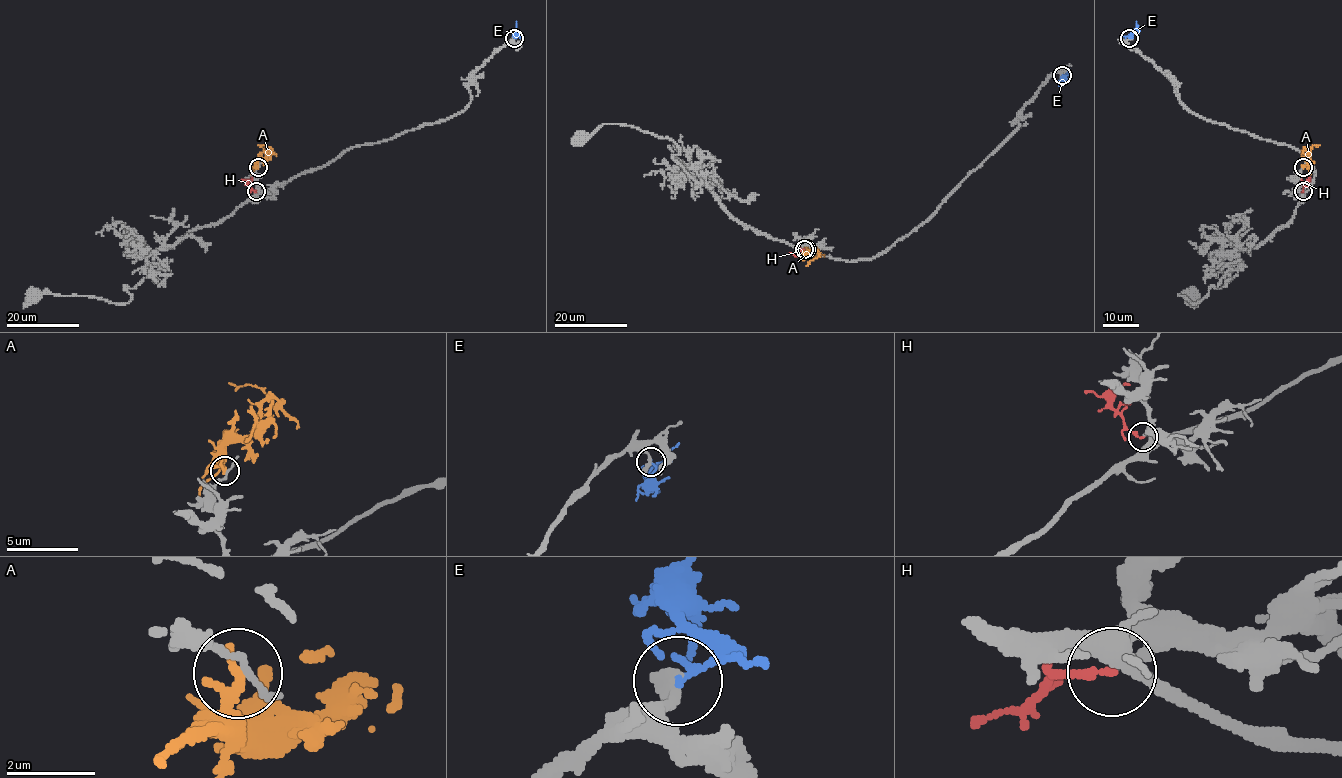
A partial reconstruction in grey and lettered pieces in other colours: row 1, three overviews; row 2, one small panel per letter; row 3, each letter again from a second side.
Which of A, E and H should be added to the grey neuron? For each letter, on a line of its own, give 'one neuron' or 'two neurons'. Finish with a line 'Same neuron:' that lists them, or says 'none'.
A: two neurons
E: two neurons
H: two neurons
Same neuron: none

